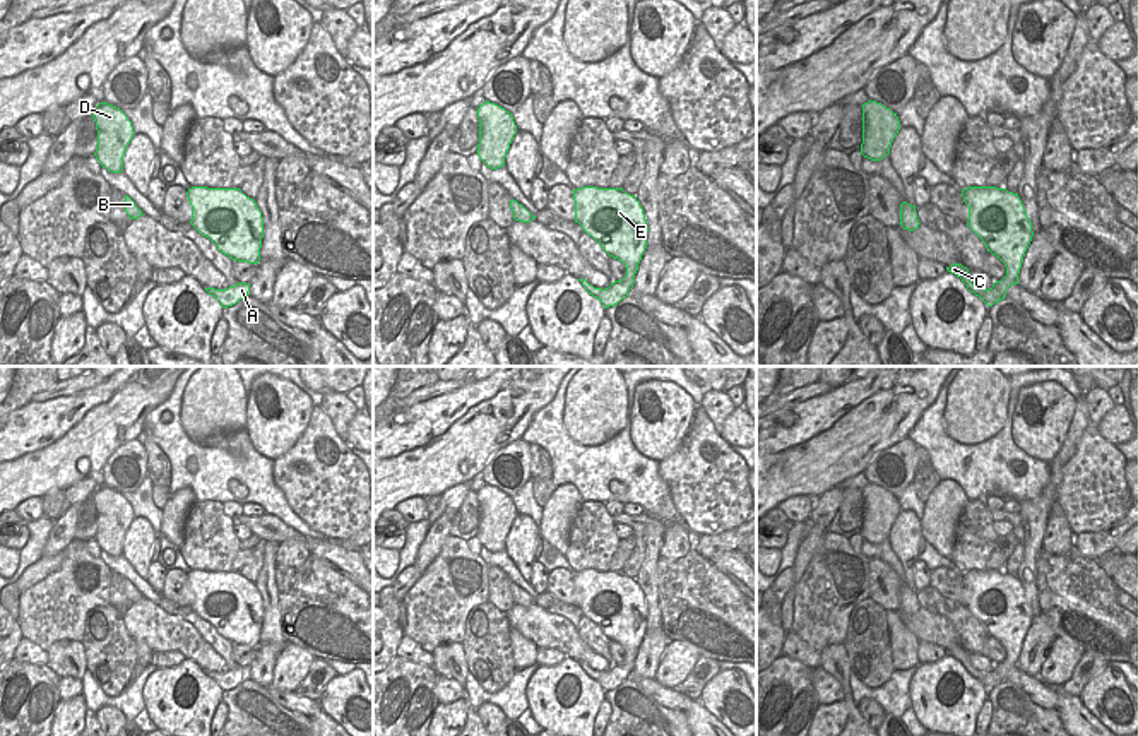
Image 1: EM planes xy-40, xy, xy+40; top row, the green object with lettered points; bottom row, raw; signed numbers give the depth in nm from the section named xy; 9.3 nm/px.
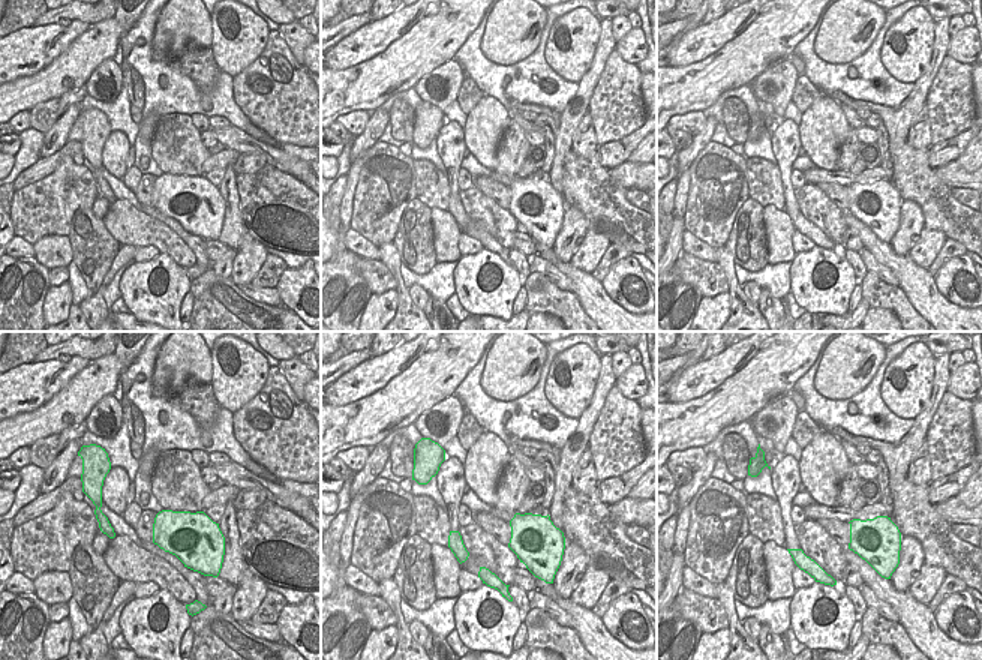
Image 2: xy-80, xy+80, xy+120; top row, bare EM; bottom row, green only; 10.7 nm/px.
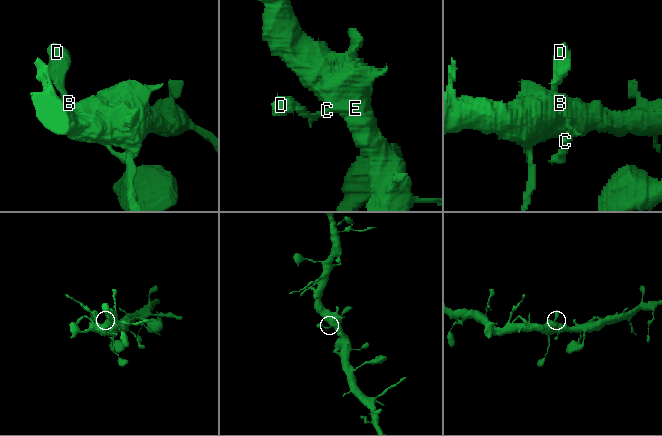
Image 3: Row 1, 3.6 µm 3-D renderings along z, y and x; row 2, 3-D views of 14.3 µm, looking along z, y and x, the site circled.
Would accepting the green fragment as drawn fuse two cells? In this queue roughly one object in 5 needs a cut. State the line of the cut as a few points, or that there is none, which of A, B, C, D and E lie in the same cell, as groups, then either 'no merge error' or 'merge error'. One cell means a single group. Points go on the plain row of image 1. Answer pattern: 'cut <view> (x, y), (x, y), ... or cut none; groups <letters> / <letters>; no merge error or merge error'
cut none; groups A B C D E; no merge error

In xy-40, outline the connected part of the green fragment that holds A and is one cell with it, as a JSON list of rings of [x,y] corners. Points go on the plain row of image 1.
[[[238,666],[234,669],[229,669],[228,673],[214,673],[214,671],[205,671],[205,674],[214,680],[222,691],[236,688],[240,683],[248,680],[250,668],[246,666]]]

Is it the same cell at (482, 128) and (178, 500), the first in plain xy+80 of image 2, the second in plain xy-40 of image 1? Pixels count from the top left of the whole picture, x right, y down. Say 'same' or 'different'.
same

